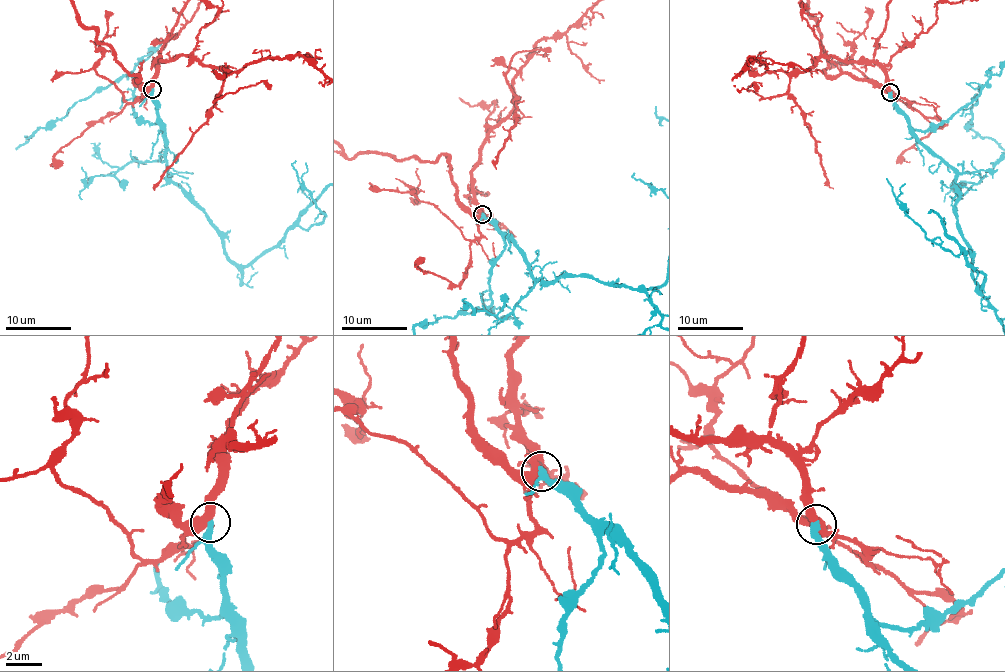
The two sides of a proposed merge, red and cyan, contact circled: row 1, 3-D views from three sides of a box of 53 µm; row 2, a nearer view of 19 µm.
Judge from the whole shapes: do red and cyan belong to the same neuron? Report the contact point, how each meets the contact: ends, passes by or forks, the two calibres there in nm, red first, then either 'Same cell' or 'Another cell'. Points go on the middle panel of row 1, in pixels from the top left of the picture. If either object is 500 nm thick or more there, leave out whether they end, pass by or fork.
Place: (482, 214). At the ring red passes by. At the ring cyan ends. Thickness 460 nm (red) against 380 nm. Same cell

